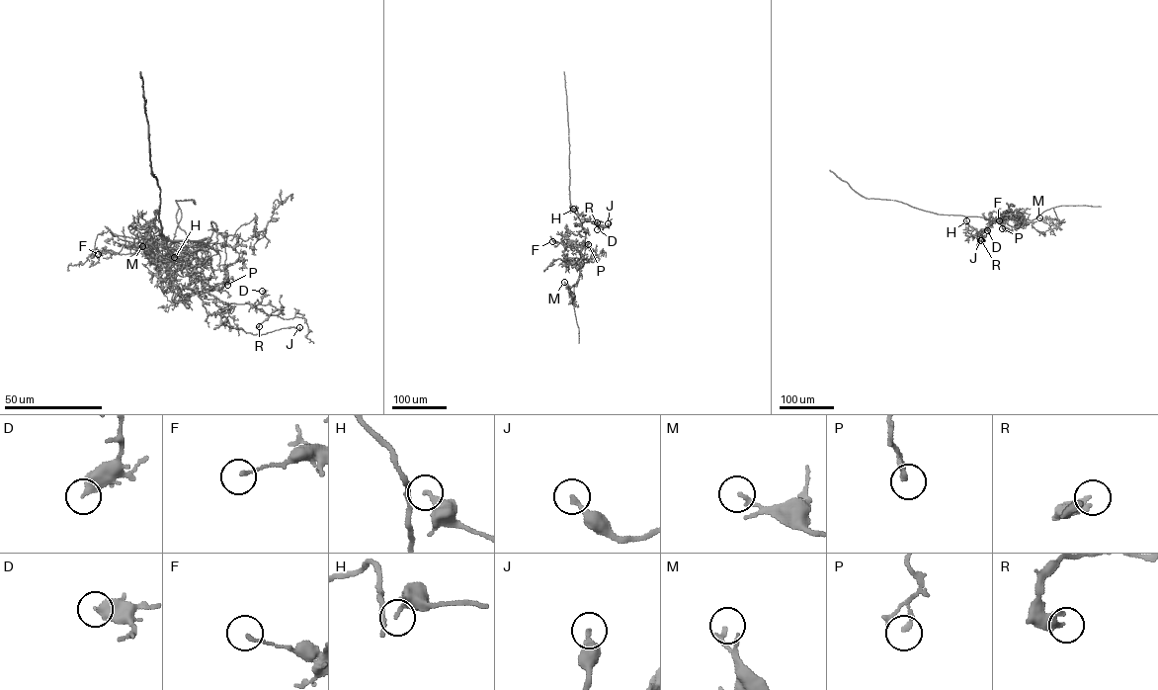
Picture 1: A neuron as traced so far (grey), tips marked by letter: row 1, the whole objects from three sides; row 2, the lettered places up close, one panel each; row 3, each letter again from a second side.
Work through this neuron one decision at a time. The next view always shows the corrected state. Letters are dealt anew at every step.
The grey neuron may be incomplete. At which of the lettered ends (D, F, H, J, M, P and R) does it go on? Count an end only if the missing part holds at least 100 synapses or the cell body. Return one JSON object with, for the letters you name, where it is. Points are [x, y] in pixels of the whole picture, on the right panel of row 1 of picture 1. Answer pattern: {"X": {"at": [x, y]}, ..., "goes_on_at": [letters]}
{"goes_on_at": []}

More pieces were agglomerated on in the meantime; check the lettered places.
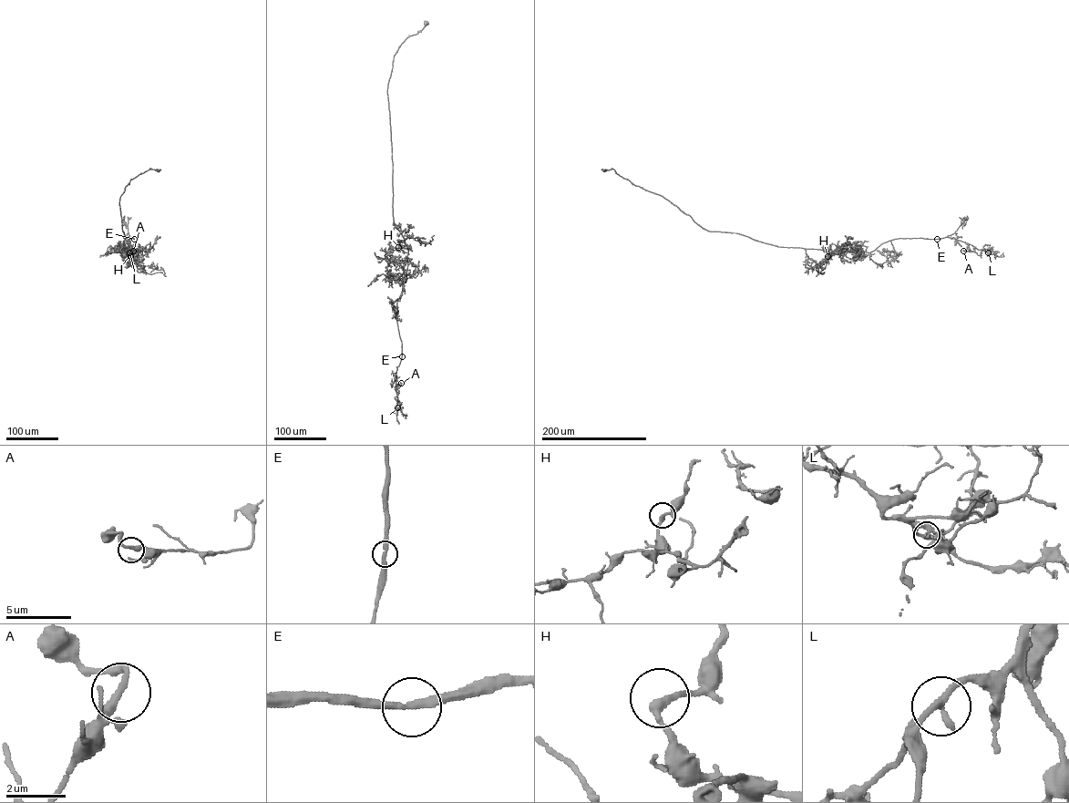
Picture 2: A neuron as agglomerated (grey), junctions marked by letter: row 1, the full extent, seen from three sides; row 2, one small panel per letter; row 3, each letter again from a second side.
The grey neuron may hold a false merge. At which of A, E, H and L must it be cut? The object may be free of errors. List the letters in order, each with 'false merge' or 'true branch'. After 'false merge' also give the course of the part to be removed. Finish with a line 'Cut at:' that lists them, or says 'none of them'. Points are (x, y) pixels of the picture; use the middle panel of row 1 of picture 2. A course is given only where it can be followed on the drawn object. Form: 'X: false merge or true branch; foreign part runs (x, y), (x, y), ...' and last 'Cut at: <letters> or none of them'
A: true branch
E: true branch
H: true branch
L: true branch
Cut at: none of them

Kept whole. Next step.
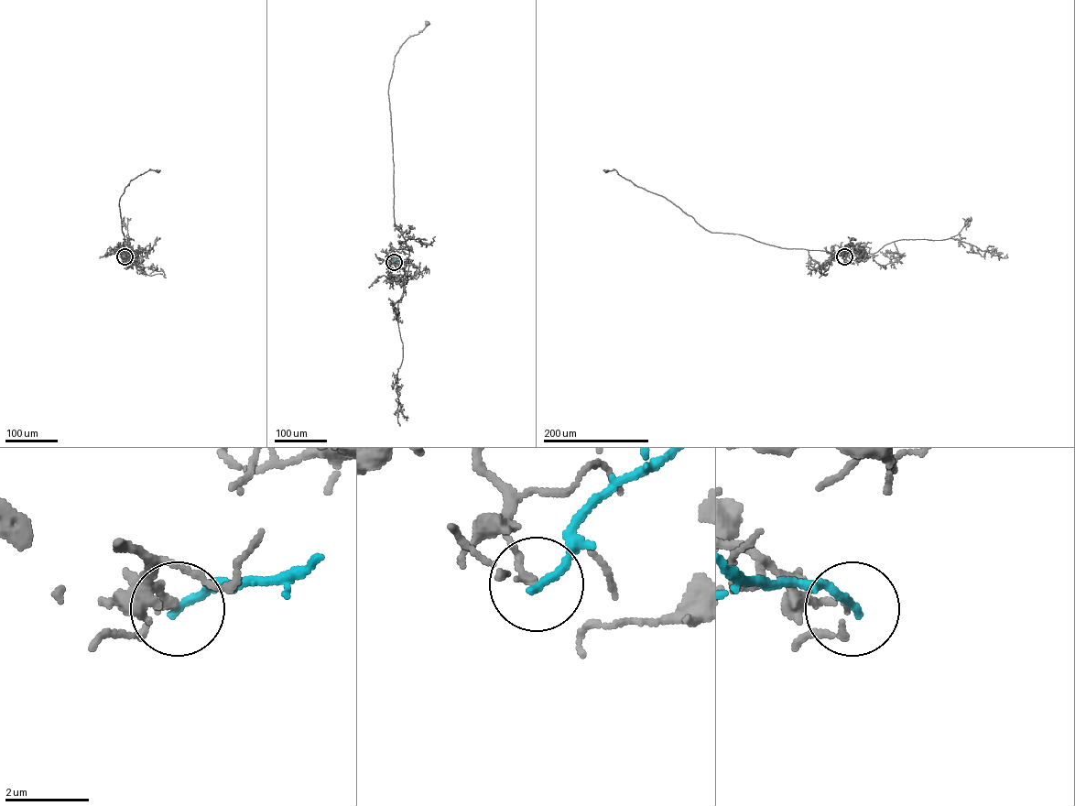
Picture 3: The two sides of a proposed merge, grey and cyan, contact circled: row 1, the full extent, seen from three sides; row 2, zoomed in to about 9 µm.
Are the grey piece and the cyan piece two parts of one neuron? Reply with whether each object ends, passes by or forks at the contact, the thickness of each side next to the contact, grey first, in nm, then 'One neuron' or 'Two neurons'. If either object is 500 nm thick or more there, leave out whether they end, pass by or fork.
At the ring grey passes by. At the ring cyan ends. Thickness 130 nm (grey) against 190 nm. Two neurons

